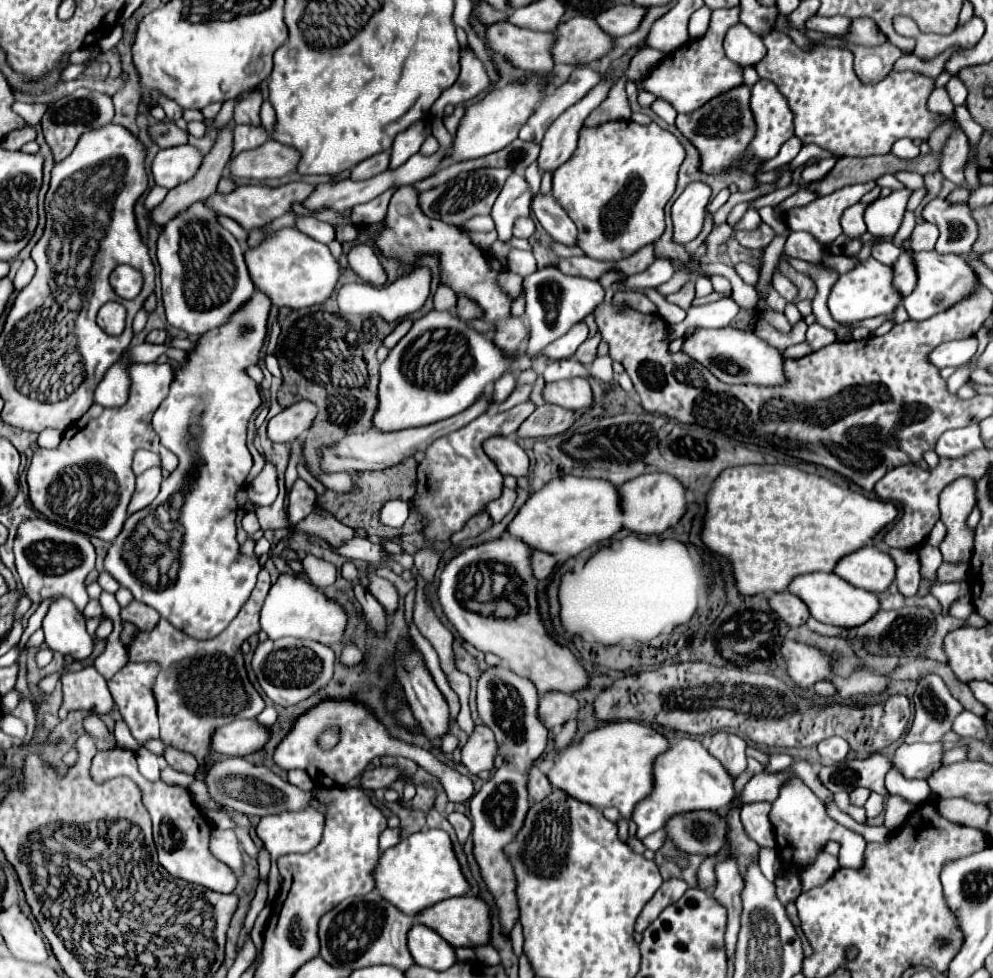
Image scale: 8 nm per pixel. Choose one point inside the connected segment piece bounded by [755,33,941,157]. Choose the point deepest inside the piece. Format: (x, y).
(831, 108)

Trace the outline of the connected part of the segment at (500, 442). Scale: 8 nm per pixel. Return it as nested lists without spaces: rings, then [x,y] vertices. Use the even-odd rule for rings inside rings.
[[[489,437],[483,441],[483,451],[503,475],[521,477],[529,471],[529,457],[513,437]]]

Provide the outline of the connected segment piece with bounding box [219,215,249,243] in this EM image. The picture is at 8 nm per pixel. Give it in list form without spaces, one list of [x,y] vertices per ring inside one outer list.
[[[223,215],[223,217],[219,217],[219,221],[221,221],[221,225],[225,225],[225,227],[235,235],[235,239],[237,239],[237,241],[241,241],[241,243],[243,243],[243,241],[247,241],[247,235],[249,235],[249,233],[247,233],[247,231],[237,223],[237,221],[231,221],[231,219],[229,219],[229,217],[225,217],[225,215]]]

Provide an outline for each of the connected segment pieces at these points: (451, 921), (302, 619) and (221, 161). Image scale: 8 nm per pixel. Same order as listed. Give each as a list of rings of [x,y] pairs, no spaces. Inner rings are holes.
[[[461,895],[455,899],[447,899],[443,903],[437,903],[435,907],[429,907],[427,911],[421,911],[417,915],[417,921],[439,933],[449,945],[453,947],[477,947],[483,943],[489,943],[489,907],[483,899],[473,895]]]
[[[279,575],[277,583],[271,585],[265,605],[261,609],[261,629],[267,633],[269,639],[299,637],[331,645],[341,639],[345,625],[345,611],[337,603],[329,601],[317,587],[297,575]]]
[[[223,127],[223,129],[219,129],[217,139],[215,139],[211,151],[203,157],[203,163],[201,163],[199,171],[197,171],[187,183],[181,183],[179,187],[171,189],[171,191],[165,195],[163,203],[157,205],[157,207],[149,213],[151,225],[165,225],[167,219],[173,219],[175,215],[179,215],[179,211],[187,209],[187,207],[193,205],[195,201],[201,201],[201,199],[207,199],[209,195],[213,195],[213,193],[217,191],[219,179],[225,175],[225,165],[227,165],[227,161],[231,159],[231,153],[233,153],[233,129],[231,129],[231,127]]]

